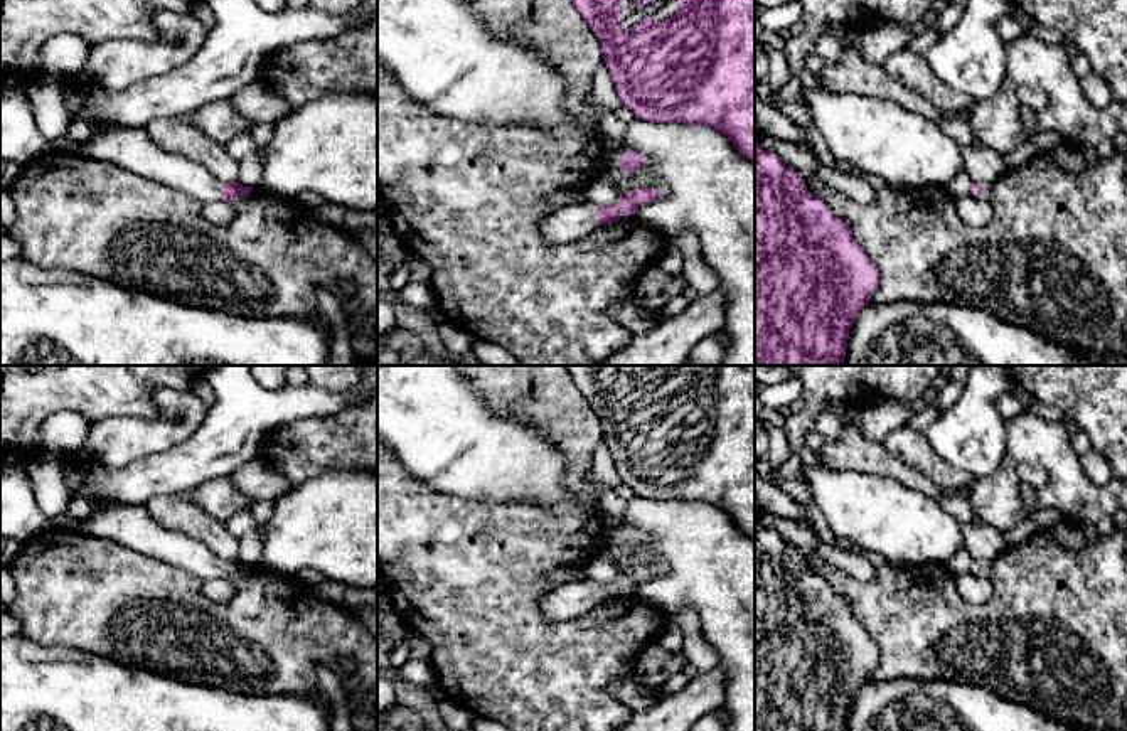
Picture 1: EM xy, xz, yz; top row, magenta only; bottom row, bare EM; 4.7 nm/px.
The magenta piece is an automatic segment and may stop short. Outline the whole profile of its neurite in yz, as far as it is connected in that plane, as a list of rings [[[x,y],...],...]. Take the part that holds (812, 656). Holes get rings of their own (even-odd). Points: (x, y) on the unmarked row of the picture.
[[[755,514],[755,731],[846,731],[849,706],[868,684],[878,660],[879,648],[852,615],[849,603],[819,573],[809,569],[802,552],[788,546],[777,531],[761,527]]]

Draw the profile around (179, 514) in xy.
[[[187,495],[153,497],[147,504],[147,510],[162,527],[206,544],[219,559],[238,559],[239,539],[226,529],[222,520],[211,517]]]

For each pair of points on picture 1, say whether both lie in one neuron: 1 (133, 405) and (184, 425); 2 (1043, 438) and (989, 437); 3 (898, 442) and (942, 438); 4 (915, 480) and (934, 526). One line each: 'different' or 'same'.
1: different
2: different
3: different
4: different

